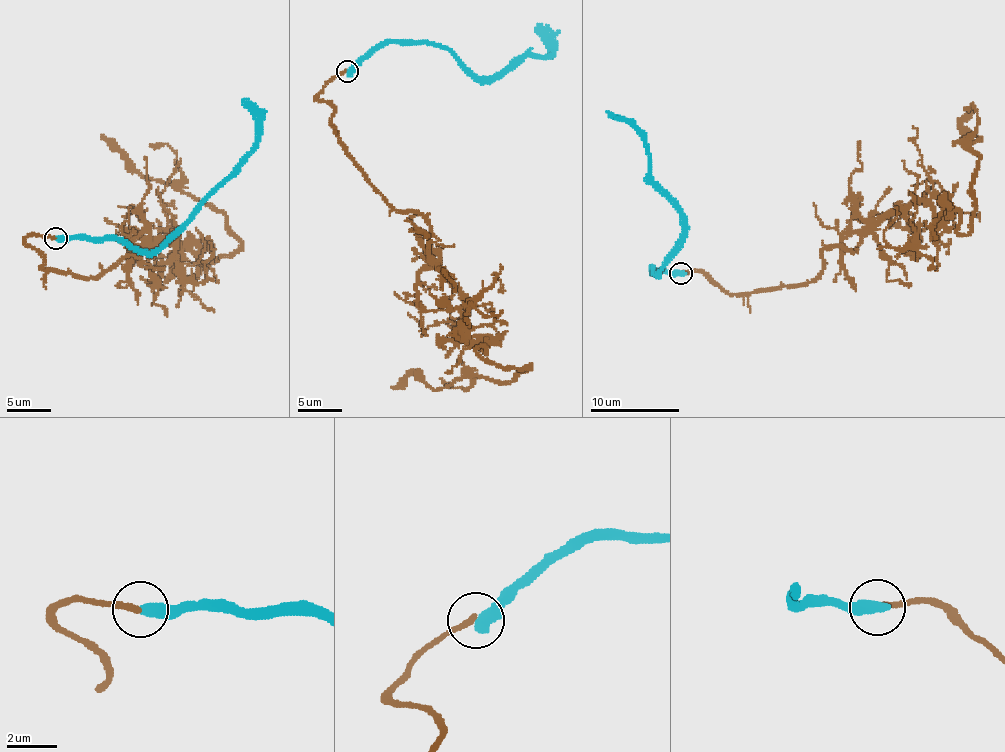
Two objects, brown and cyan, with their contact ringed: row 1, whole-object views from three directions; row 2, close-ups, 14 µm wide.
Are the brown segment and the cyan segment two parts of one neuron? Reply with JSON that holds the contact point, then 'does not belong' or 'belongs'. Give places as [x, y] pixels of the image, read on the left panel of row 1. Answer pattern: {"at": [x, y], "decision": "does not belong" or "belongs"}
{"at": [55, 238], "decision": "does not belong"}

